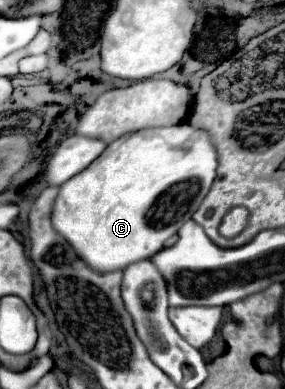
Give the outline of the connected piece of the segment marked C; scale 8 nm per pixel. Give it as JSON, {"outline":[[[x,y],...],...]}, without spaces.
{"outline":[[[188,123],[140,129],[136,133],[122,135],[112,141],[84,171],[60,185],[52,205],[52,229],[66,239],[78,259],[82,259],[92,271],[122,271],[124,267],[148,259],[156,251],[164,249],[164,241],[192,219],[216,177],[216,165],[216,151],[208,141],[208,133],[194,129]]]}

